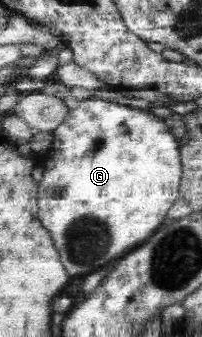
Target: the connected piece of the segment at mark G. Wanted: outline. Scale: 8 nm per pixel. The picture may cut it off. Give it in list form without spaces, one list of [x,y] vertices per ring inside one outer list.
[[[92,96],[80,101],[76,109],[69,111],[64,122],[51,131],[53,139],[50,149],[48,149],[48,157],[43,167],[43,178],[39,182],[37,202],[38,202],[38,219],[42,225],[50,232],[54,247],[59,251],[65,270],[74,278],[85,277],[96,273],[102,269],[104,265],[108,265],[114,259],[122,259],[124,255],[132,253],[134,249],[138,249],[149,237],[152,237],[158,227],[166,222],[167,213],[170,207],[174,205],[178,199],[180,191],[180,179],[182,177],[182,166],[179,147],[176,140],[171,136],[164,123],[156,118],[152,113],[141,109],[131,108],[130,106],[120,105],[100,97]]]

